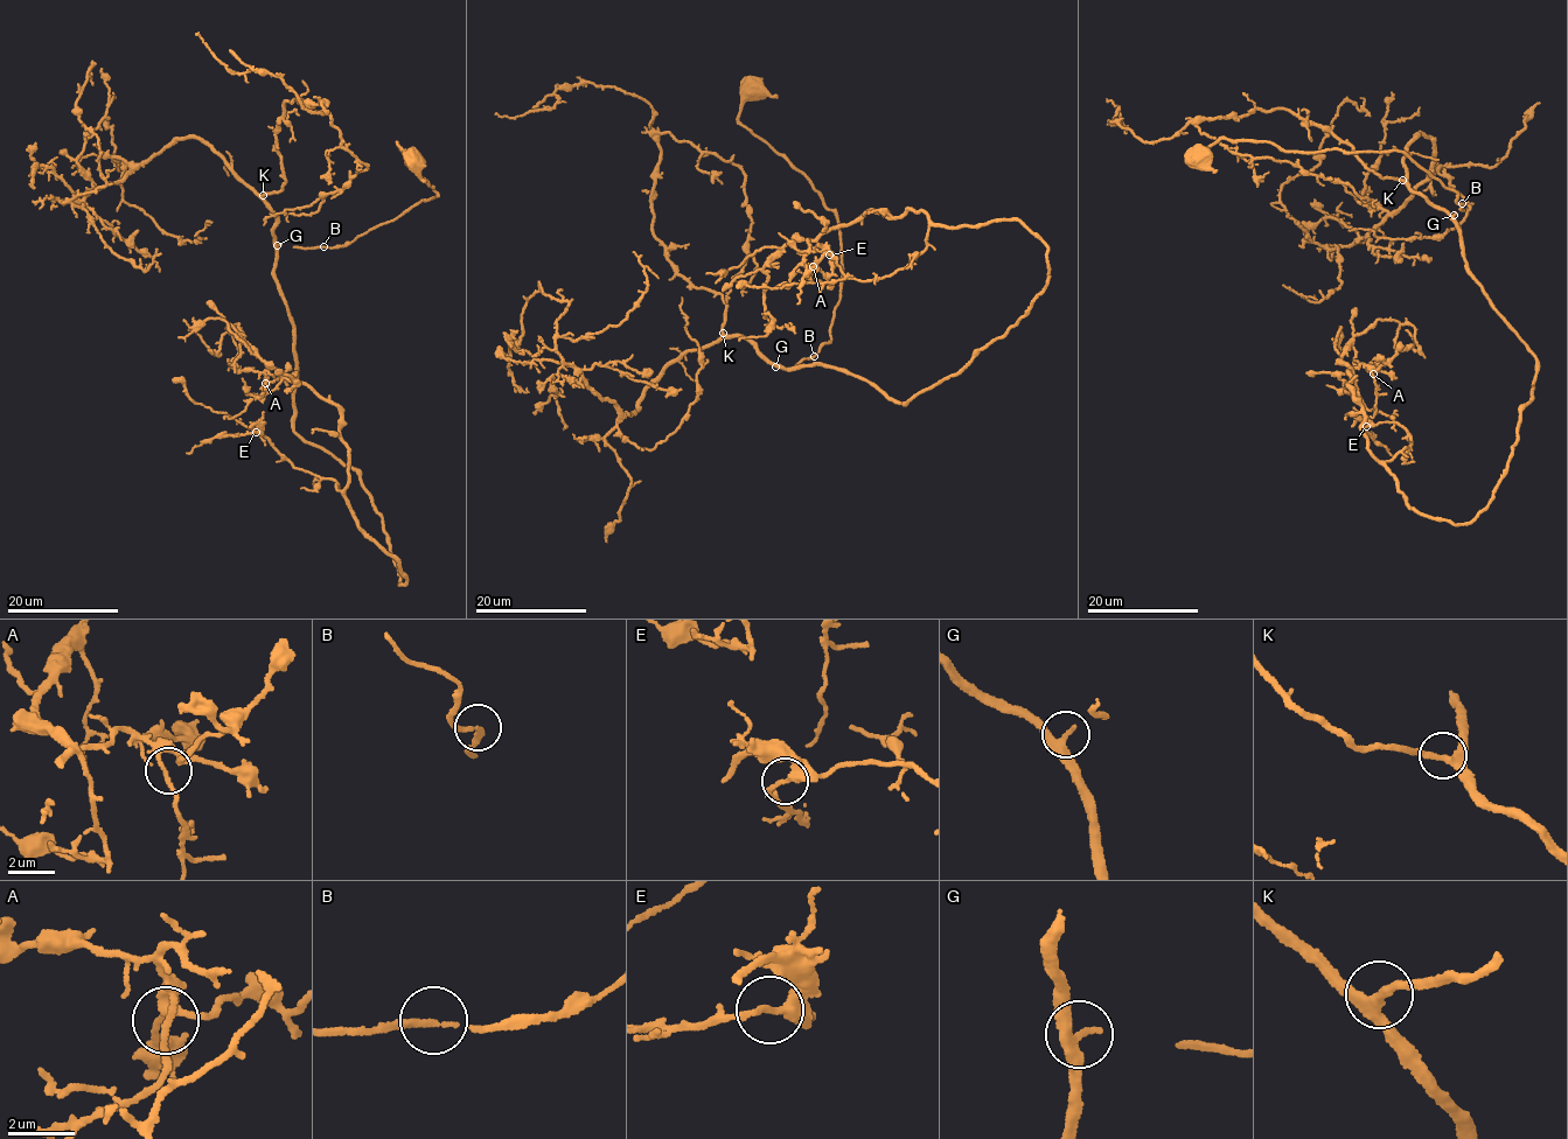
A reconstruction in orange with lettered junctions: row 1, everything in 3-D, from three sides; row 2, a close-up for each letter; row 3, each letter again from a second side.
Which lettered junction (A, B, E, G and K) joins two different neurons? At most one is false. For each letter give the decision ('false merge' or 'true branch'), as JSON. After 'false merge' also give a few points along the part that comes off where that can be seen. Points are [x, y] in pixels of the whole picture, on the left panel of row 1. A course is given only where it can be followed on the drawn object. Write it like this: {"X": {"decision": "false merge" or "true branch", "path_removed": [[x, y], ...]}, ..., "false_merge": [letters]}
{"A": {"decision": "true branch"}, "B": {"decision": "true branch"}, "E": {"decision": "true branch"}, "G": {"decision": "true branch"}, "K": {"decision": "true branch"}, "false_merge": []}

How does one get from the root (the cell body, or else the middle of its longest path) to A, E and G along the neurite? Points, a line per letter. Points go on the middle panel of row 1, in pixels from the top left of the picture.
A: (750, 91), (838, 223), (831, 340), (778, 367), (905, 403), (1050, 278), (1016, 219), (908, 209), (813, 266)
E: (750, 91), (838, 223), (831, 340), (778, 367), (905, 403), (1050, 278), (1014, 219), (866, 280), (829, 256)
G: (750, 91), (738, 120), (803, 174), (838, 223), (842, 275), (831, 340), (792, 369), (775, 367)

